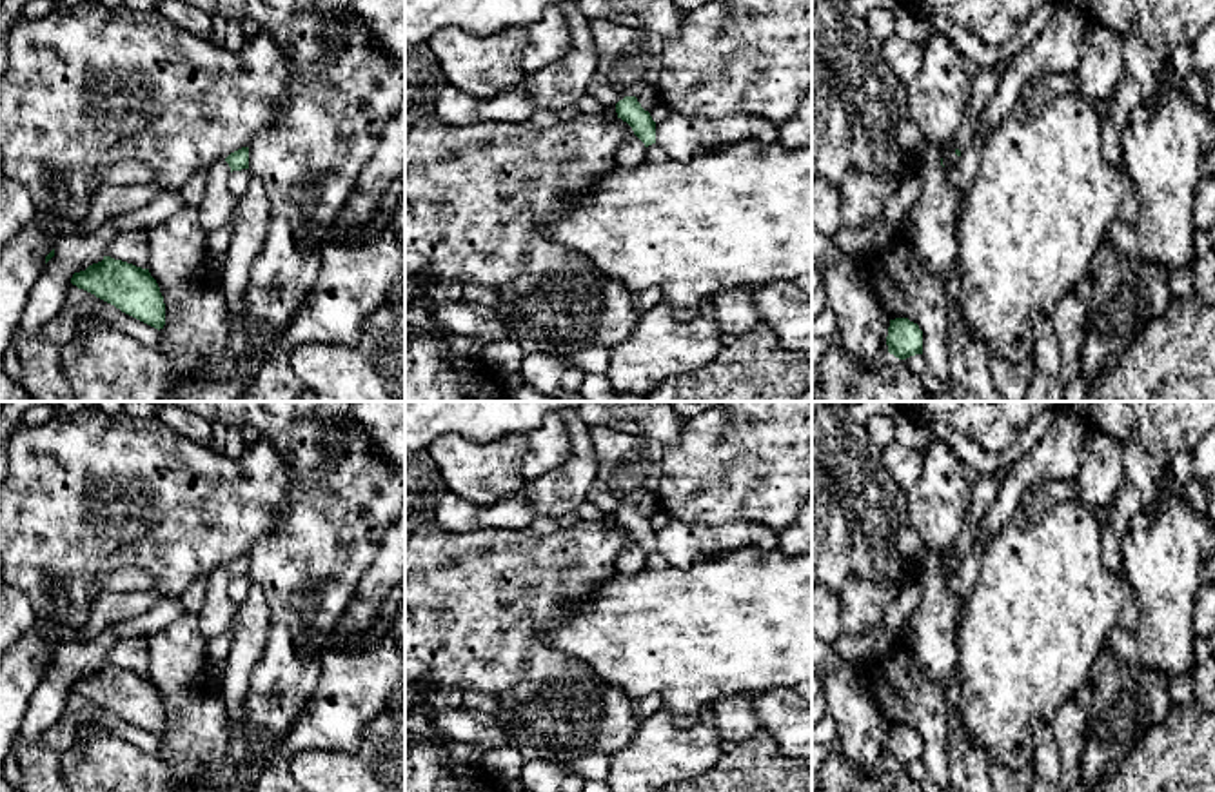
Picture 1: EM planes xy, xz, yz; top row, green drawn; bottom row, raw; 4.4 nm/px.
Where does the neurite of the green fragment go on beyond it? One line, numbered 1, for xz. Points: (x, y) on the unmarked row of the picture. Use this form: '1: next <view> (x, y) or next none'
1: next none

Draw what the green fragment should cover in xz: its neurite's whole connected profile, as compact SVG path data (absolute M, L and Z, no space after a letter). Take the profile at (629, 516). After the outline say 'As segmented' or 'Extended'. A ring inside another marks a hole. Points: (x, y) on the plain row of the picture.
M625 503L616 510L617 525L627 529L634 541L645 550L645 554L656 550L656 529L650 520L641 514L636 503Z. As segmented

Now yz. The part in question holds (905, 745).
M908 725L890 727L886 752L888 759L899 767L923 761L923 738Z. As segmented

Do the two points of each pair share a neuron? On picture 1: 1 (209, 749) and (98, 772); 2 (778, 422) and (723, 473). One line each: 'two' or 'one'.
1: two
2: one

